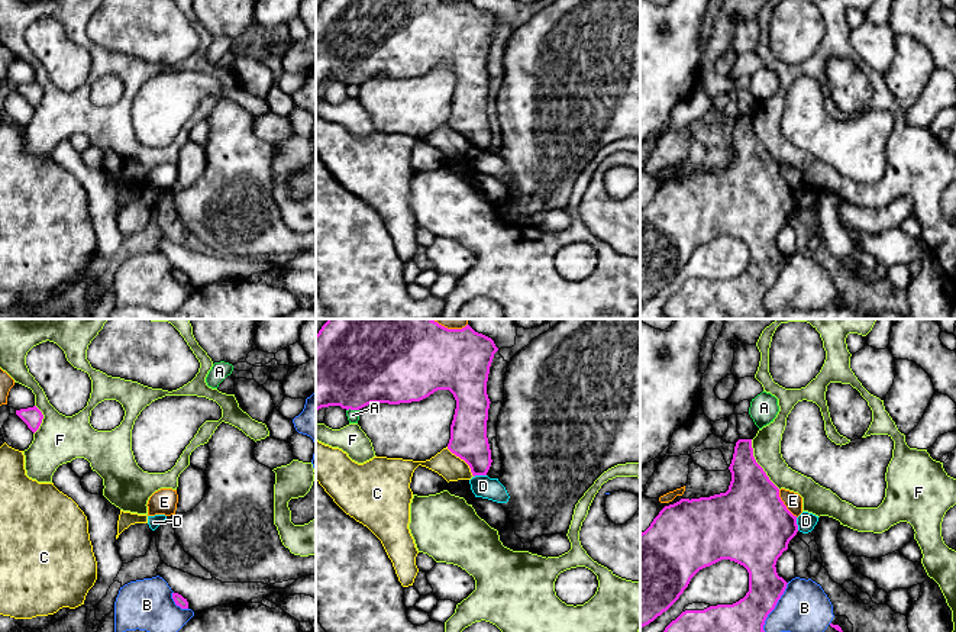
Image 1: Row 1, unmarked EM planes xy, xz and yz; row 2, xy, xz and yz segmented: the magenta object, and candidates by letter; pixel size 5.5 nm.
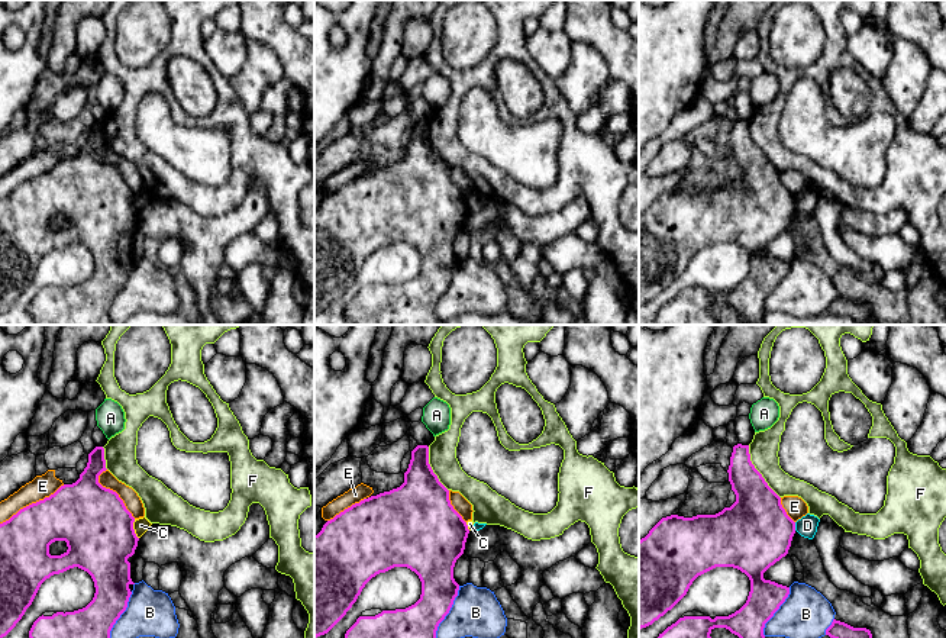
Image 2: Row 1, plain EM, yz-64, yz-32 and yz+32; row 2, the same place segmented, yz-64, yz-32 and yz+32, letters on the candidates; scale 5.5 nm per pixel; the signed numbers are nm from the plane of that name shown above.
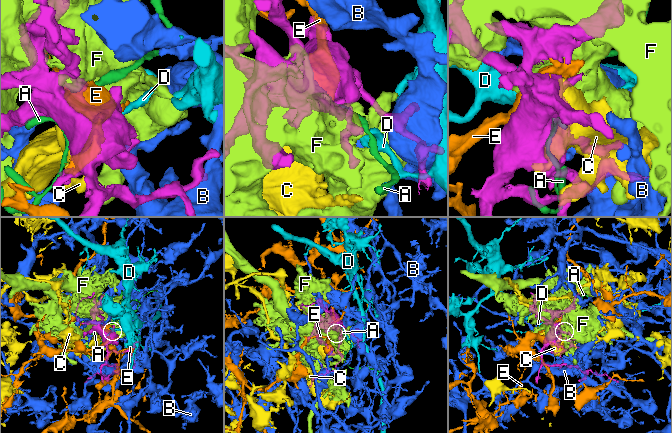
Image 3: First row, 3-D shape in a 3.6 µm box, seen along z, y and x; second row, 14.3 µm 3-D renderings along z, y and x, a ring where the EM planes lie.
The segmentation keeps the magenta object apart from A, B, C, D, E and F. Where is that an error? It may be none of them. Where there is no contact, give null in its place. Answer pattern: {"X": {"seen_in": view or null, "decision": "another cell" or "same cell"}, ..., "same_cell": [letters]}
{"A": {"seen_in": "xz", "decision": "another cell"}, "B": {"seen_in": "yz", "decision": "another cell"}, "C": {"seen_in": "xz", "decision": "another cell"}, "D": {"seen_in": "xz", "decision": "another cell"}, "E": {"seen_in": "yz", "decision": "another cell"}, "F": {"seen_in": "yz", "decision": "another cell"}, "same_cell": []}

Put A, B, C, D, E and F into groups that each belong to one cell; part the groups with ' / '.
A / B / C / D / E / F

